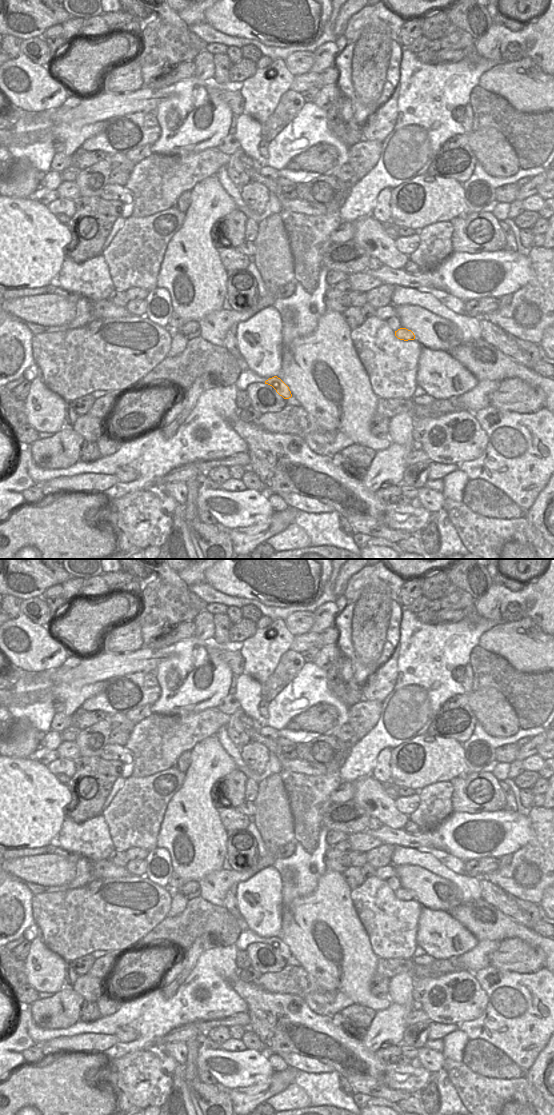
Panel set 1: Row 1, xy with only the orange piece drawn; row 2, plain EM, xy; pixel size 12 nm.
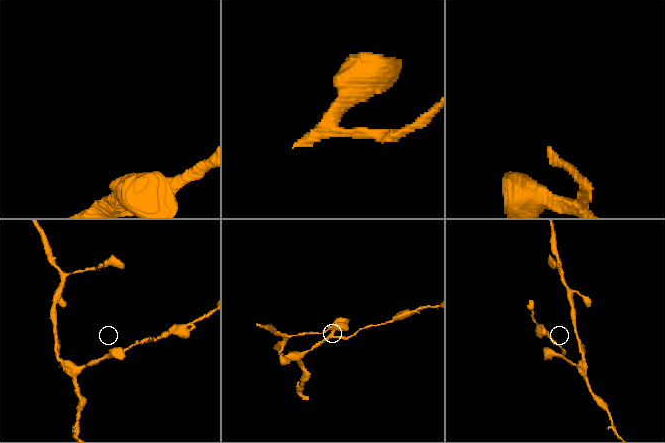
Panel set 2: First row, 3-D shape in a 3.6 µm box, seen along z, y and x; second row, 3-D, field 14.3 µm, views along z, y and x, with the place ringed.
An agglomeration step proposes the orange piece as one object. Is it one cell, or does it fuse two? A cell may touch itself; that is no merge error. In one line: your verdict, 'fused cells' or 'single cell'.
single cell

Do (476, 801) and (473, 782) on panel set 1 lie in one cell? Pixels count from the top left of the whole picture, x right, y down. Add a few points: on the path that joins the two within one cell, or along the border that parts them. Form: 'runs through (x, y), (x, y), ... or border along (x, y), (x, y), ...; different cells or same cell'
runs through (473, 796), (473, 787); same cell

